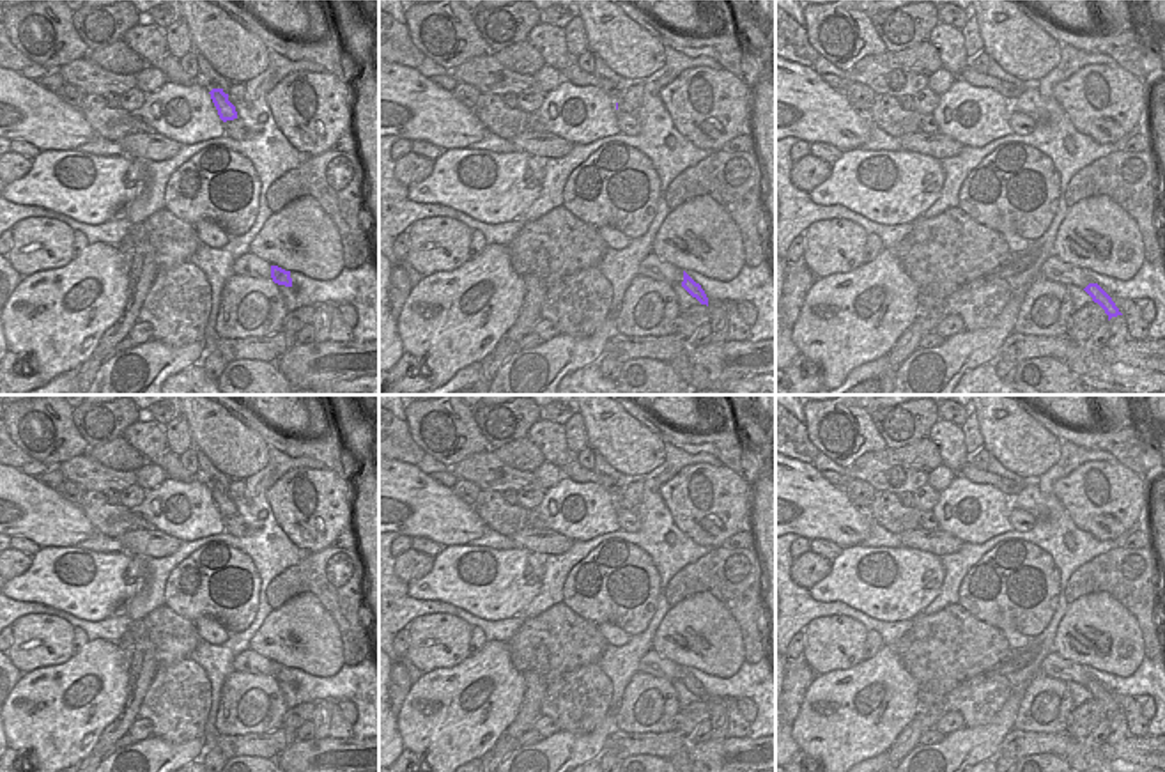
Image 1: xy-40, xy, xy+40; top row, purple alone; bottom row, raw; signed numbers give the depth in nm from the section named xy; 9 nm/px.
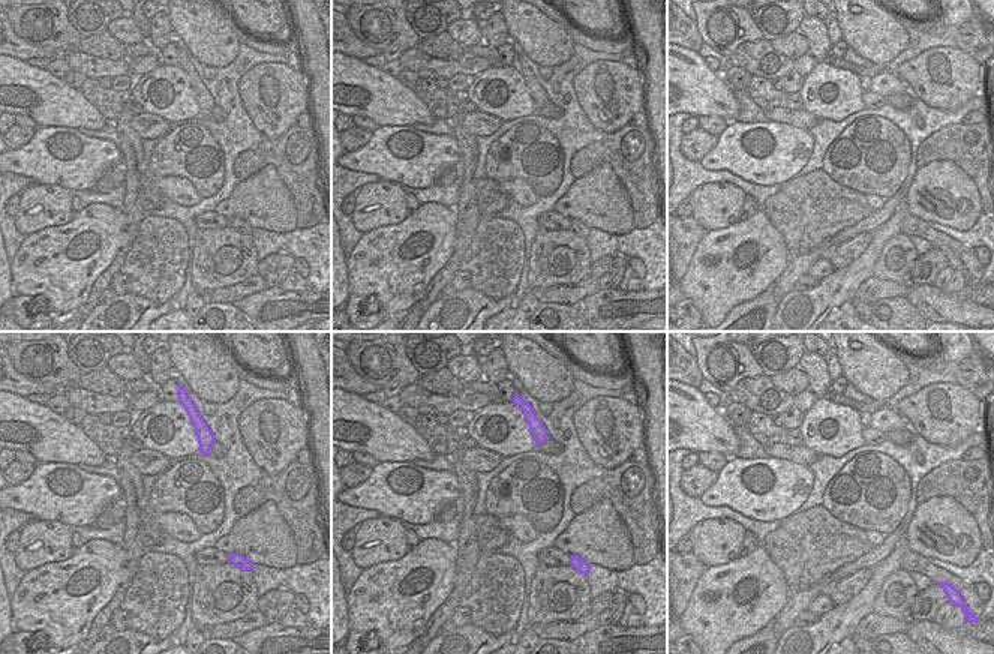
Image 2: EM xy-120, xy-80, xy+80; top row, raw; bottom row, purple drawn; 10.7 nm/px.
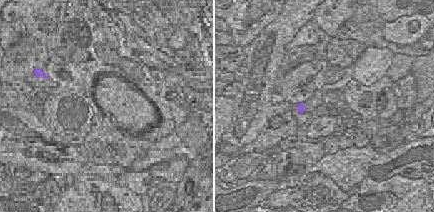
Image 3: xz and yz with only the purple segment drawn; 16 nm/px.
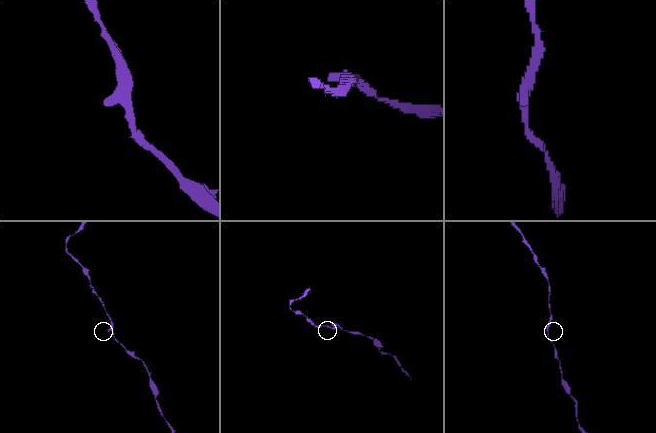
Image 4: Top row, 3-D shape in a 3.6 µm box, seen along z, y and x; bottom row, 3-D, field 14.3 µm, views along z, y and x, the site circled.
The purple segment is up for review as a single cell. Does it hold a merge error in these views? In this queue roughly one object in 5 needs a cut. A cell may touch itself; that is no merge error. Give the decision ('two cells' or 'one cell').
one cell

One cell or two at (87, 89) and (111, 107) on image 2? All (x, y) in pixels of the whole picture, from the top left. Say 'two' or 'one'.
one

